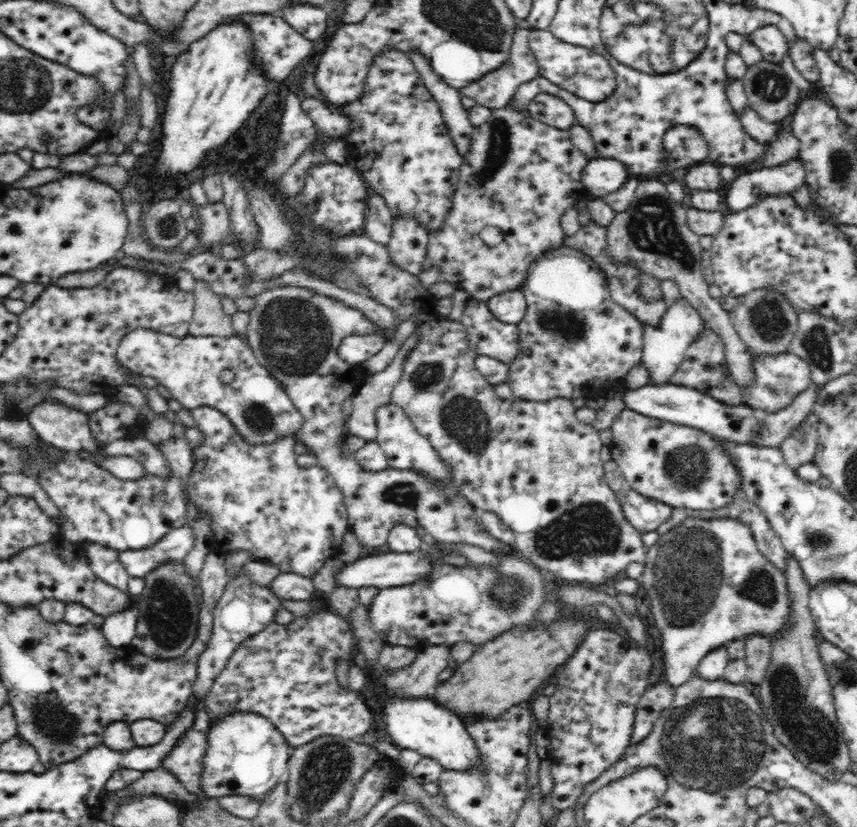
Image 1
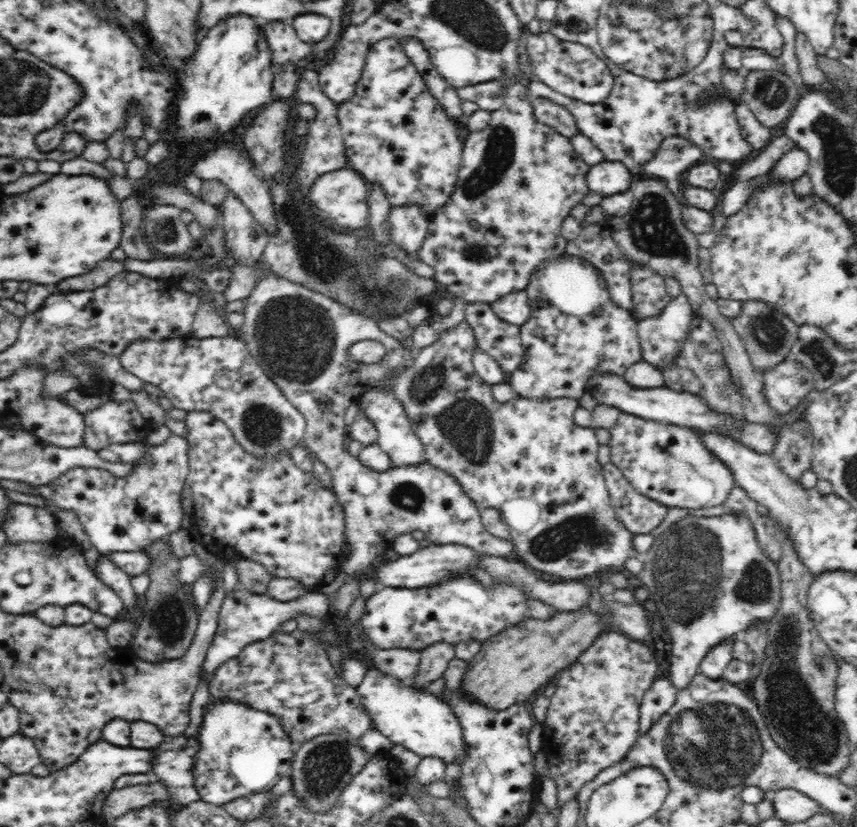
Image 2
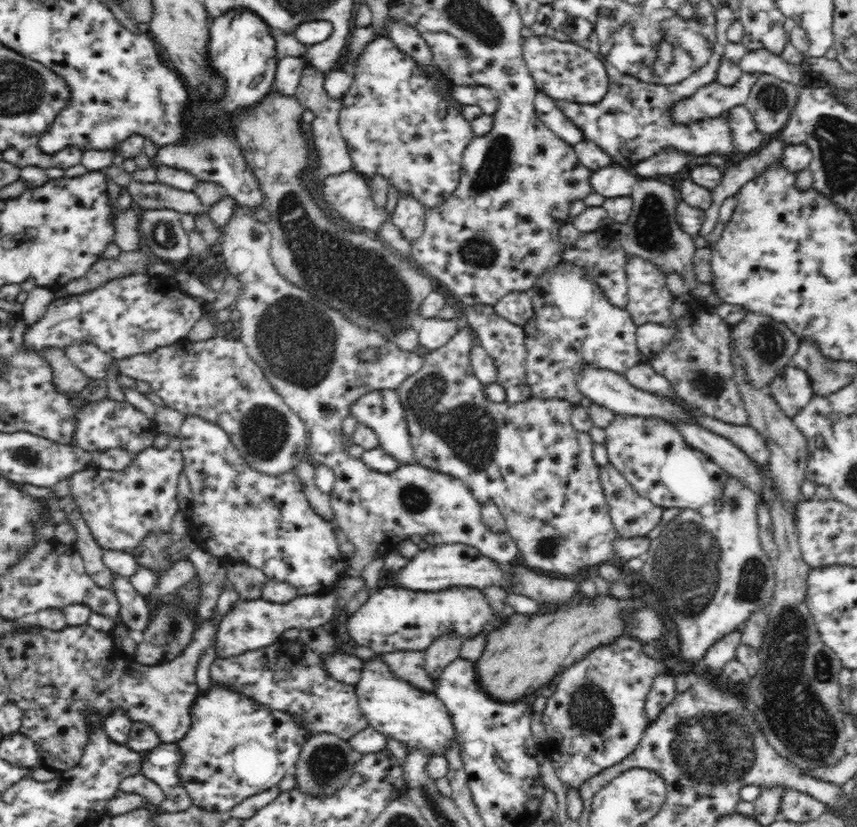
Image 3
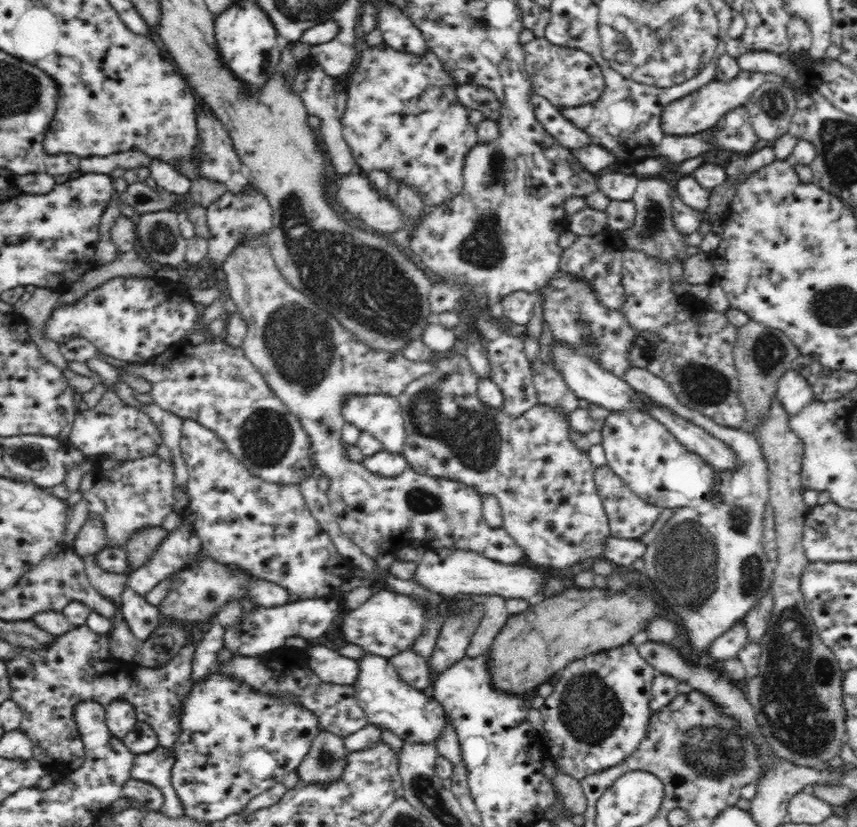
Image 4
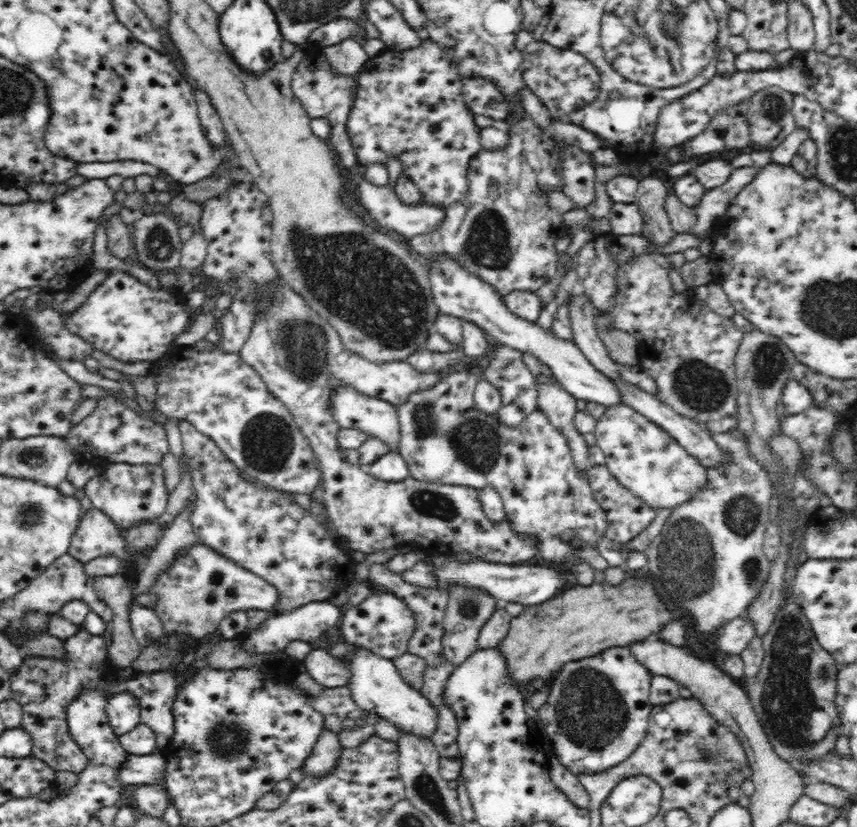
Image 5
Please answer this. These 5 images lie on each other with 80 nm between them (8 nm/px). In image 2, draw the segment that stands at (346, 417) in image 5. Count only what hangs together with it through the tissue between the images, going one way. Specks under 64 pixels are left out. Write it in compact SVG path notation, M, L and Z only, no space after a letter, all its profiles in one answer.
M368 389L357 402L359 410L372 422L377 431L377 445L388 454L393 467L418 466L424 463L424 445L414 435L412 423L402 403L396 399L393 389Z

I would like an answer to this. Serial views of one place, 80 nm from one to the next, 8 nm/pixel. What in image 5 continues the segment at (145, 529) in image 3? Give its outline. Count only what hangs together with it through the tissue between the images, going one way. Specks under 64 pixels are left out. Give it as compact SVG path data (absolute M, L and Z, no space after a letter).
M112 463L108 472L95 475L84 489L92 506L104 511L116 523L116 530L119 533L136 523L156 522L157 518L164 514L169 498L165 486L164 469L158 465Z

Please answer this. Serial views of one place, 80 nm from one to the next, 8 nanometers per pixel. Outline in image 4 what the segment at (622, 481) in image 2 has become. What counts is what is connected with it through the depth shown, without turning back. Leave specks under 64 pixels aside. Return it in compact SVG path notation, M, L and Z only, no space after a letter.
M607 465L595 468L594 481L606 511L610 534L614 538L640 539L660 516L661 508L639 498Z

